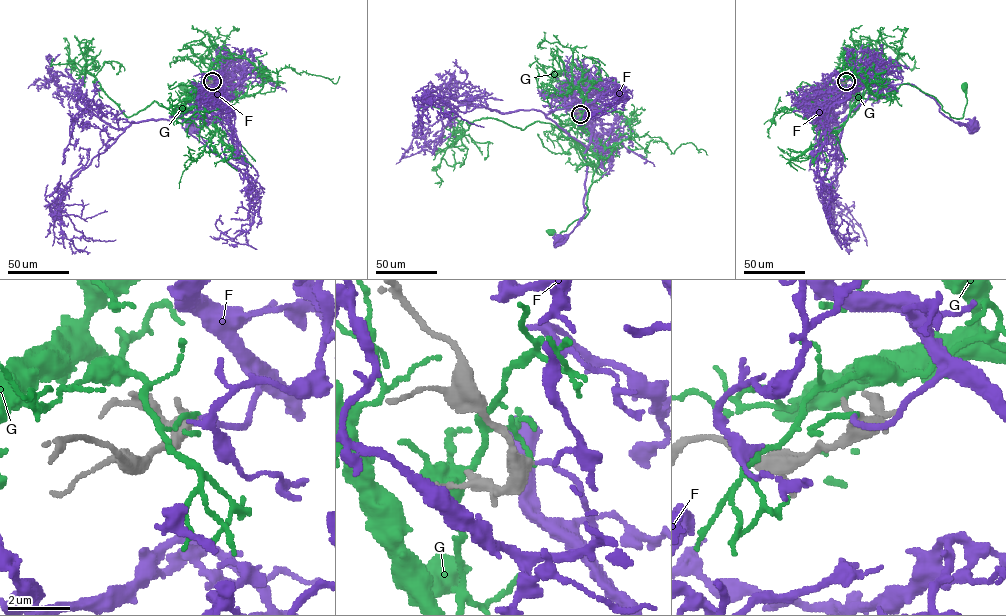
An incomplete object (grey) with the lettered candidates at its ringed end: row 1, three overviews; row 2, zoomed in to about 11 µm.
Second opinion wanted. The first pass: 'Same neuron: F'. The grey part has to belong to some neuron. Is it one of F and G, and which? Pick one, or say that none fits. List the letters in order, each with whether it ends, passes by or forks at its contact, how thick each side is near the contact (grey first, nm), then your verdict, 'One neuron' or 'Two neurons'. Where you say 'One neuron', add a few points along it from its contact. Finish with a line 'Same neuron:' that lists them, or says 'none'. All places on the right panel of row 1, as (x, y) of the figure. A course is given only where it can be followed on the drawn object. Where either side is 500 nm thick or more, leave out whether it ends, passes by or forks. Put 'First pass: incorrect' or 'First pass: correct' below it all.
F: It ends there. Thickness 440 nm (grey) against 140 nm. One neuron. Its course: (846, 81), (850, 79), (862, 86), (914, 84), (935, 100), (945, 116), (962, 125), (971, 125)
G: It ends there. Thickness 460 nm (grey) against 160 nm. Two neurons
Same neuron: F
First pass: correct

